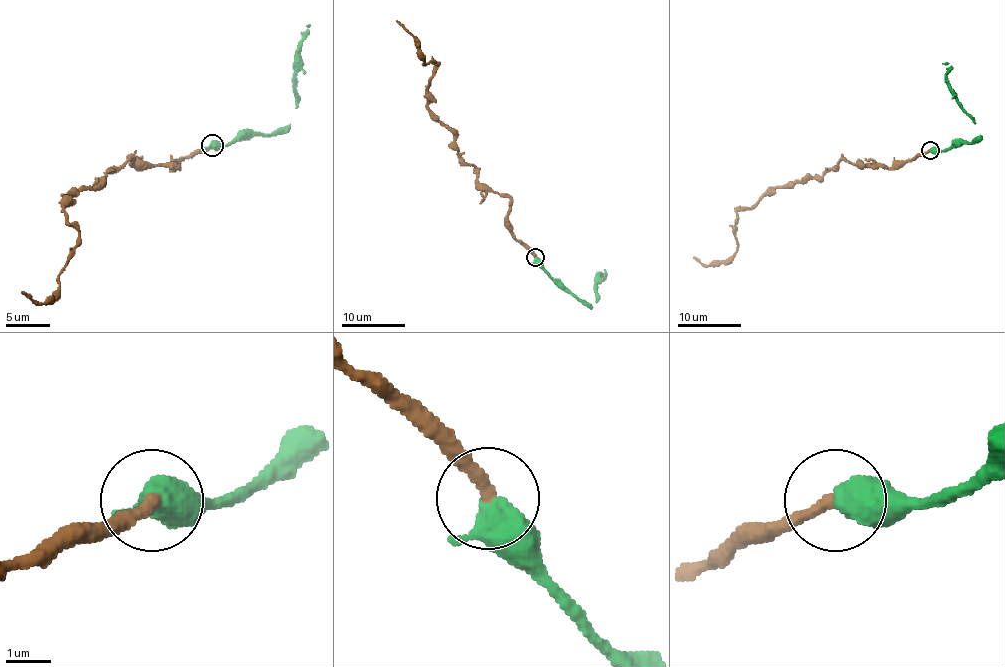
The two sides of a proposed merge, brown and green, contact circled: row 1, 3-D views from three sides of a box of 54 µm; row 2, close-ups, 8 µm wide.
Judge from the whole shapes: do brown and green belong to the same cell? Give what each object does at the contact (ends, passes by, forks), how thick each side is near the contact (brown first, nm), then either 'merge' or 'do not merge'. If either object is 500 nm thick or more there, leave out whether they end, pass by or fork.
brown ends | green passes by | 300/460 nm | merge

